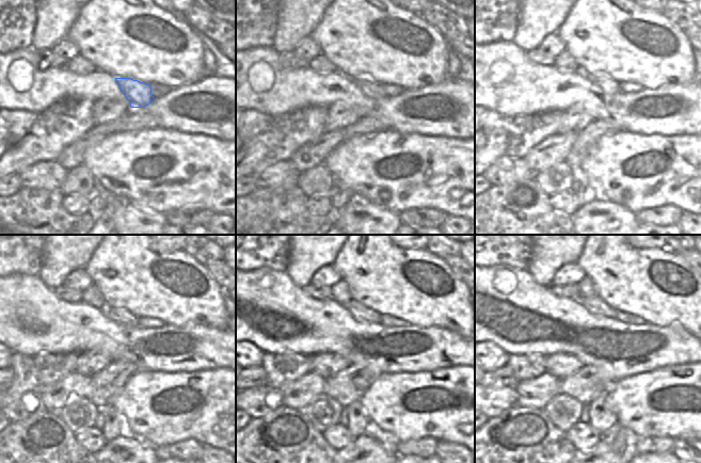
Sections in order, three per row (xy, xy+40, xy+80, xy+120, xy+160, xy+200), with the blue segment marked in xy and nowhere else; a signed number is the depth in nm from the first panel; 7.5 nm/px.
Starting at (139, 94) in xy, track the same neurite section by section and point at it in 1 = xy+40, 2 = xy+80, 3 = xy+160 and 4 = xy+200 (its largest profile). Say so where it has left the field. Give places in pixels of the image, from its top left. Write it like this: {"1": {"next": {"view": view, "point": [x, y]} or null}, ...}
{"1": {"next": {"view": "xy+40", "point": [371, 89]}}, "2": {"next": {"view": "xy+80", "point": [607, 84]}}, "3": {"next": {"view": "xy+160", "point": [364, 315]}}, "4": {"next": {"view": "xy+200", "point": [595, 305]}}}

